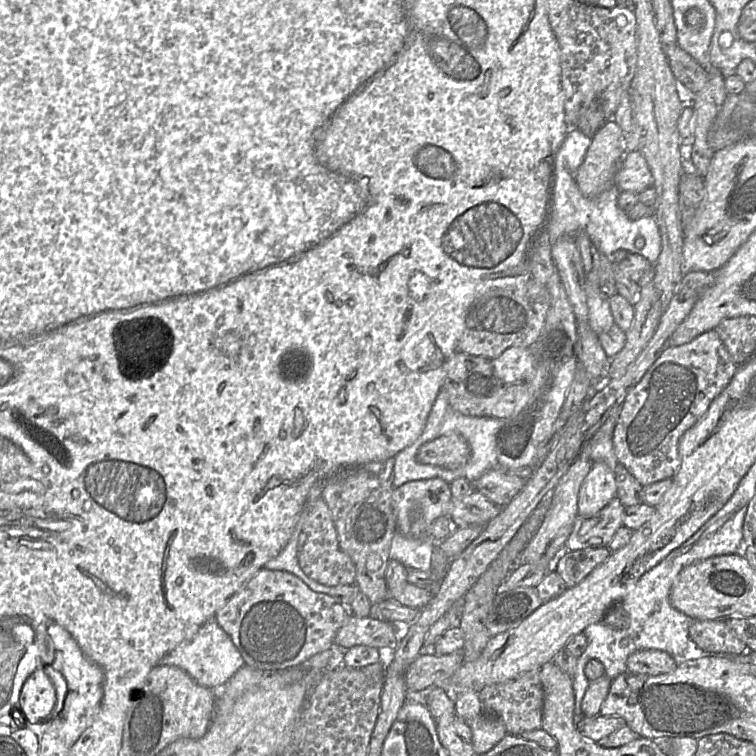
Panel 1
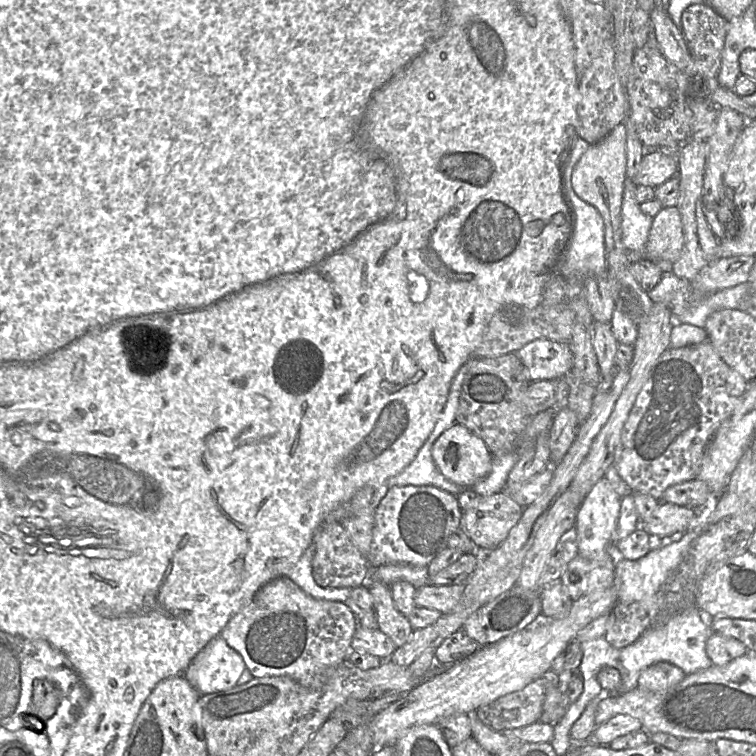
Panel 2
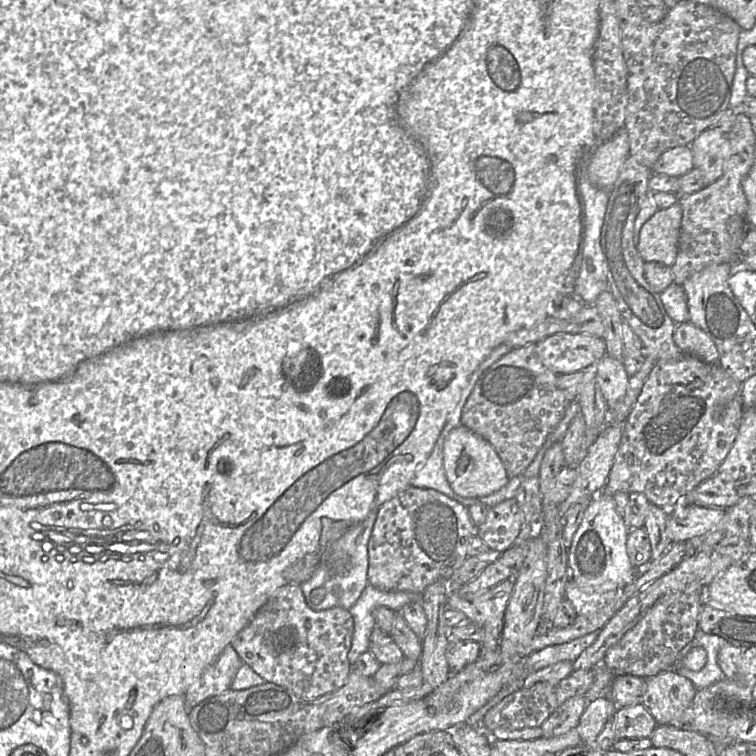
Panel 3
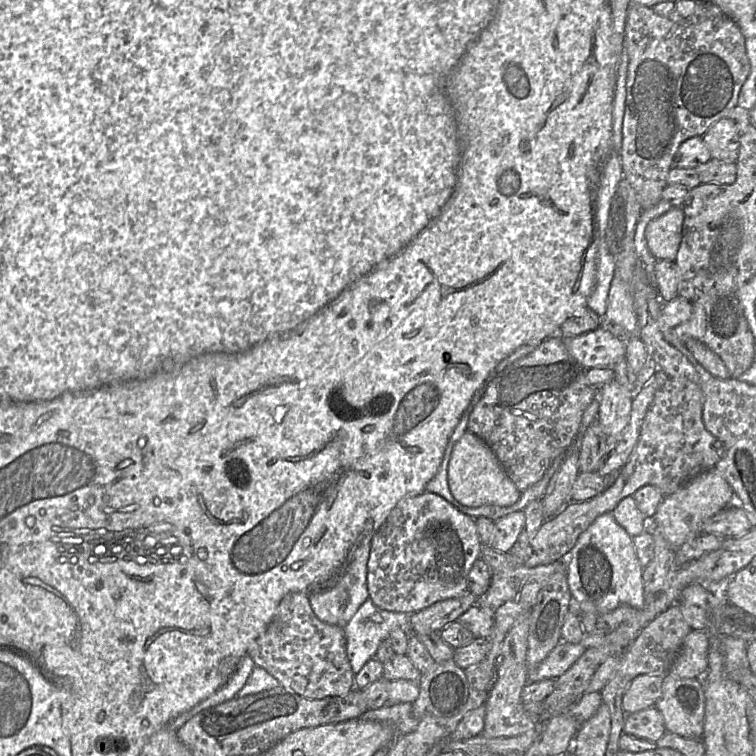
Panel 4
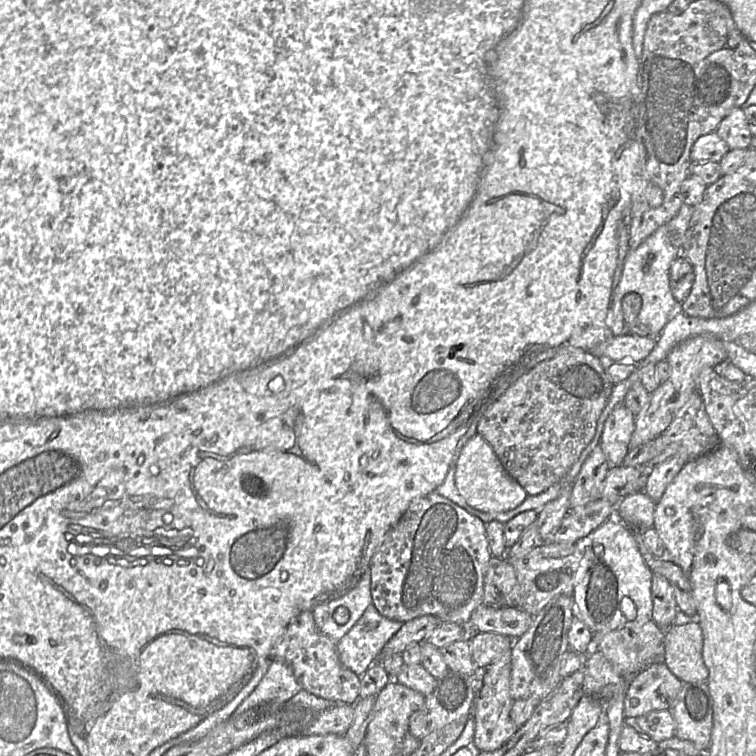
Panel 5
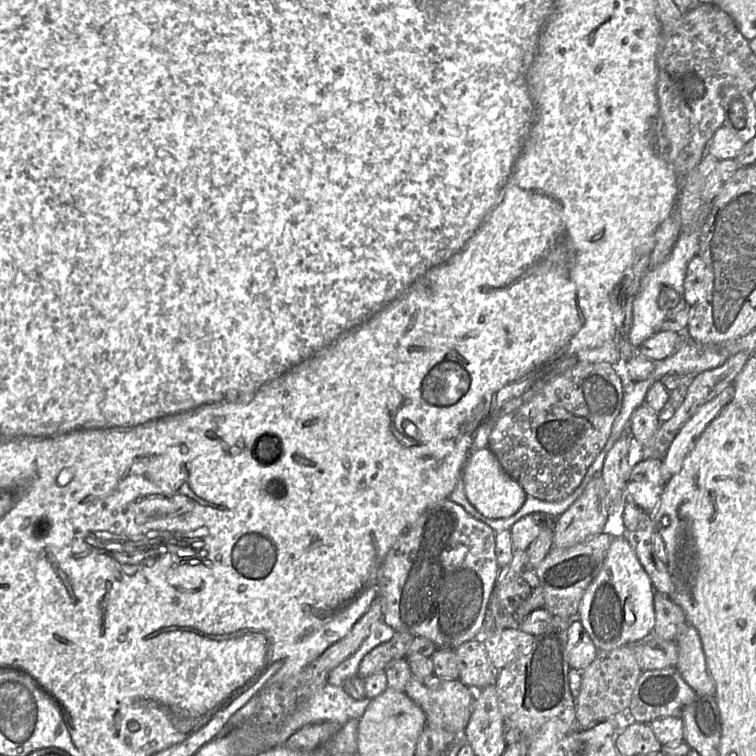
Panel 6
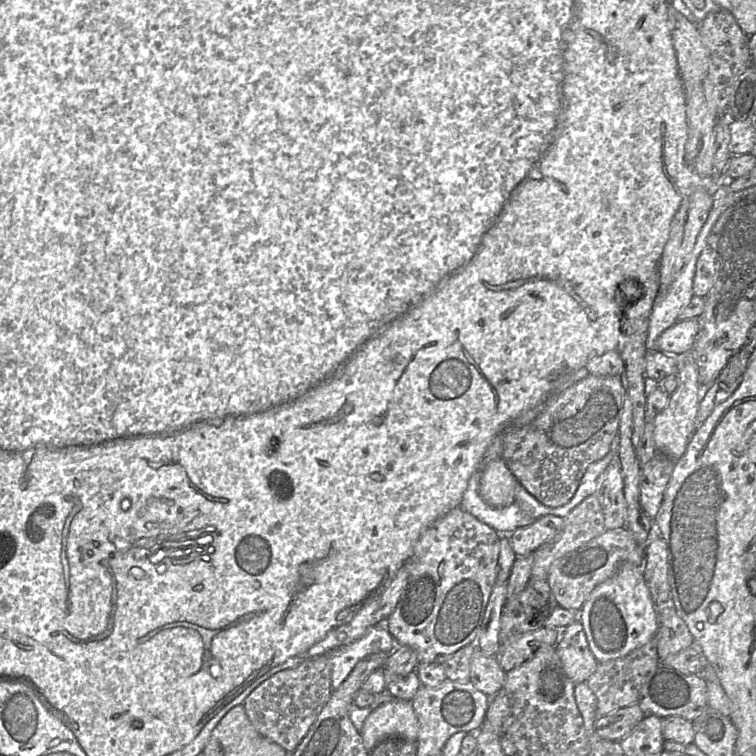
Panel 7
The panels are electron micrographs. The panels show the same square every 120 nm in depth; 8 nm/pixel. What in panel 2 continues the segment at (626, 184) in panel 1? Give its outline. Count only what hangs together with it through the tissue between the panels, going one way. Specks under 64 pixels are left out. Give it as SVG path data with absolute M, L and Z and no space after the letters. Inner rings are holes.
M658 149L646 150L632 182L636 186L656 188L678 173L677 158L664 154Z

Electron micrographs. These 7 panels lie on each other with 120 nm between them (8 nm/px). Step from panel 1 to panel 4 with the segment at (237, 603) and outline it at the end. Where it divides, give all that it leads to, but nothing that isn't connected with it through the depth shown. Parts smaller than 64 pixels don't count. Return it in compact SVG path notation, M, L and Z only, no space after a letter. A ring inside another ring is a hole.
M291 592L280 601L276 613L264 631L248 648L248 656L256 666L264 668L287 690L308 699L345 696L354 687L354 673L346 654L344 628L322 622L312 611L308 594Z

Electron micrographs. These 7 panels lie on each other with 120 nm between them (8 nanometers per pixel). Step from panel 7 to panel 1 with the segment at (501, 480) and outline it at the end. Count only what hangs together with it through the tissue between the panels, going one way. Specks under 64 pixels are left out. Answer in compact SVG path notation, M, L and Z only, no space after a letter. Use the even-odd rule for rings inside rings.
M448 433L423 444L416 454L419 463L456 469L463 466L471 454L467 440L458 433Z

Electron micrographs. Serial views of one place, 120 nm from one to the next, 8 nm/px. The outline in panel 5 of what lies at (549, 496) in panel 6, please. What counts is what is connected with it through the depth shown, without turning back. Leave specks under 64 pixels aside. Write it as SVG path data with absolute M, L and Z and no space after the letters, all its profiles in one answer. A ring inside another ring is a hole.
M565 343L556 349L555 355L552 358L541 361L533 366L520 376L499 398L482 408L477 423L477 434L482 436L492 447L505 470L524 488L526 493L530 496L538 495L553 484L558 483L578 460L586 446L592 441L596 433L598 419L609 401L614 385L606 372L606 361L596 357L590 352Z

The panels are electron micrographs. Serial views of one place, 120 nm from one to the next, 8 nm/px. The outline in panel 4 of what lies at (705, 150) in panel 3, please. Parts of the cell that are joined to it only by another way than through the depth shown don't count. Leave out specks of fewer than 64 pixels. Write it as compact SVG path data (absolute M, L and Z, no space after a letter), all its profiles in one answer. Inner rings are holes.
M722 118L702 136L713 159L736 163L740 149L740 134L735 123Z

